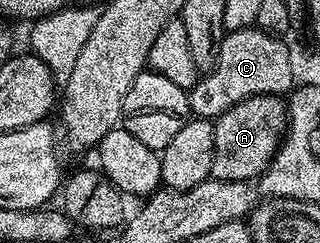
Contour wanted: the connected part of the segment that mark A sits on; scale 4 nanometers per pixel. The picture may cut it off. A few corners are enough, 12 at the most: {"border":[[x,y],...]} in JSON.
{"border":[[252,95],[213,123],[212,178],[256,180],[277,156],[289,108]]}

